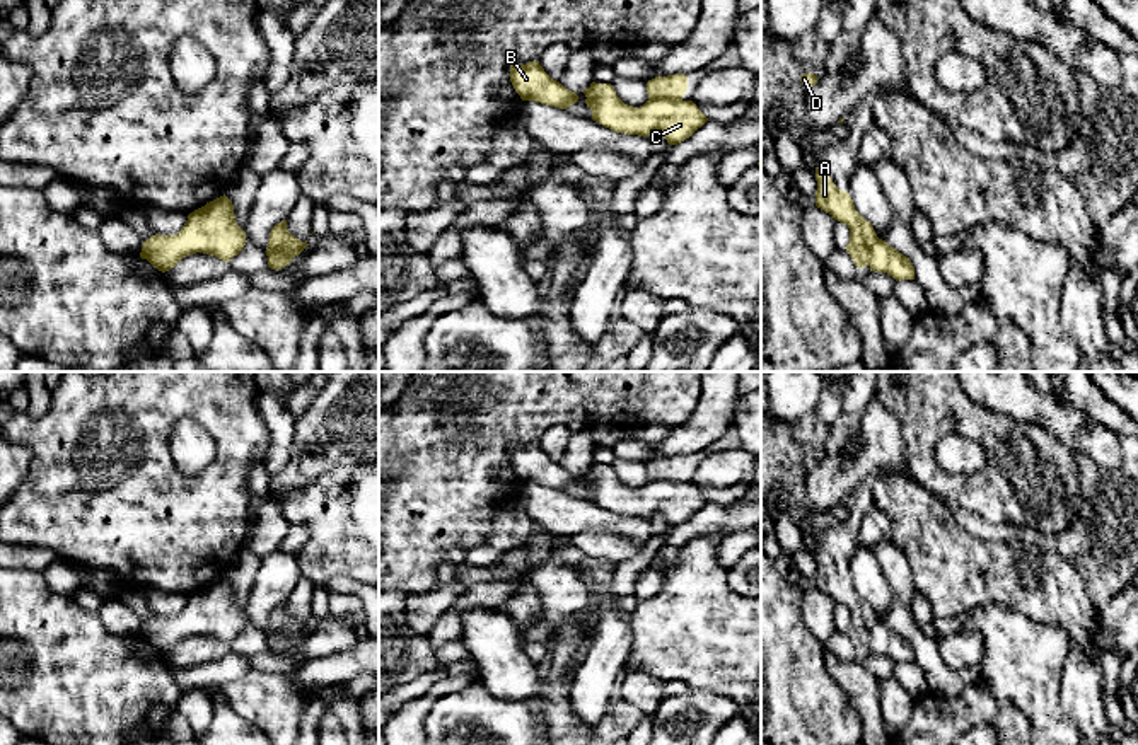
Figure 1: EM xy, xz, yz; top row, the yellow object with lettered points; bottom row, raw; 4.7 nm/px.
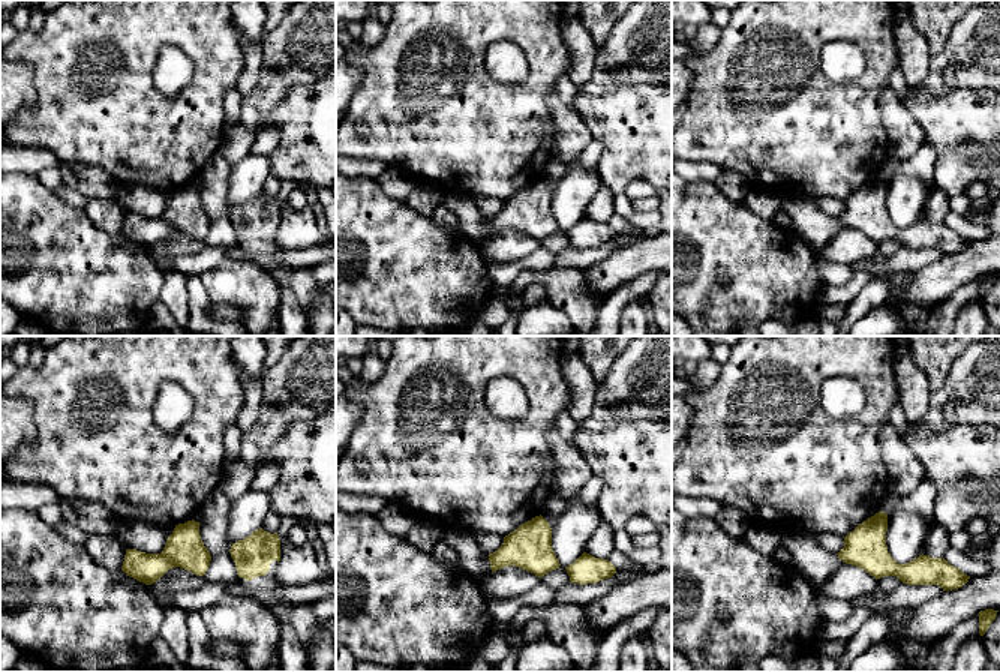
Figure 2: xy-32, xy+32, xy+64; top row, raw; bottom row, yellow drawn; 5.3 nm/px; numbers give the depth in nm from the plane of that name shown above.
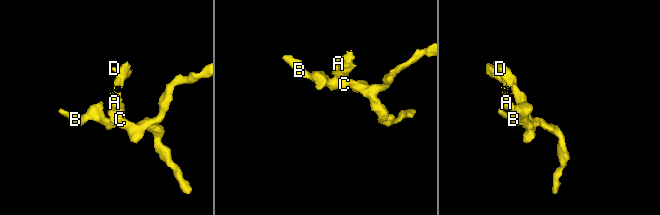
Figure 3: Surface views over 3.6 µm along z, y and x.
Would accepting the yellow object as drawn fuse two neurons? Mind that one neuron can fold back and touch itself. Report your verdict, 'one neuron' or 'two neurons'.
two neurons

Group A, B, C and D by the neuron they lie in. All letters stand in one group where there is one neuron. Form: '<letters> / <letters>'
A D / B C

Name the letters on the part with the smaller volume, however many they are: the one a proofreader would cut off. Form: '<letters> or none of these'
A, D

